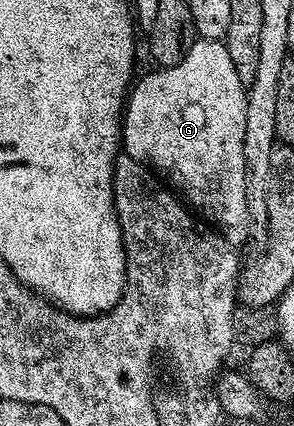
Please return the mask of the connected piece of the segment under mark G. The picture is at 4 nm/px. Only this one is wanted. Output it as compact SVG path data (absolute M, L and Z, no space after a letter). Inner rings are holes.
M198 38L191 50L187 50L187 58L183 58L183 62L170 68L158 67L153 71L157 72L147 73L142 80L140 77L132 85L127 97L121 126L124 155L160 174L174 189L181 188L180 195L225 237L228 244L241 246L245 232L247 236L251 228L247 214L243 158L243 126L247 126L247 86L239 78L239 74L235 74L227 46L220 40Z

